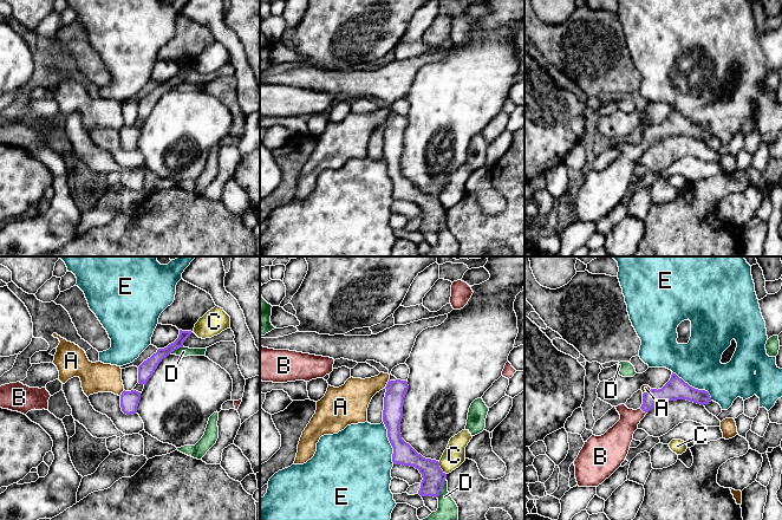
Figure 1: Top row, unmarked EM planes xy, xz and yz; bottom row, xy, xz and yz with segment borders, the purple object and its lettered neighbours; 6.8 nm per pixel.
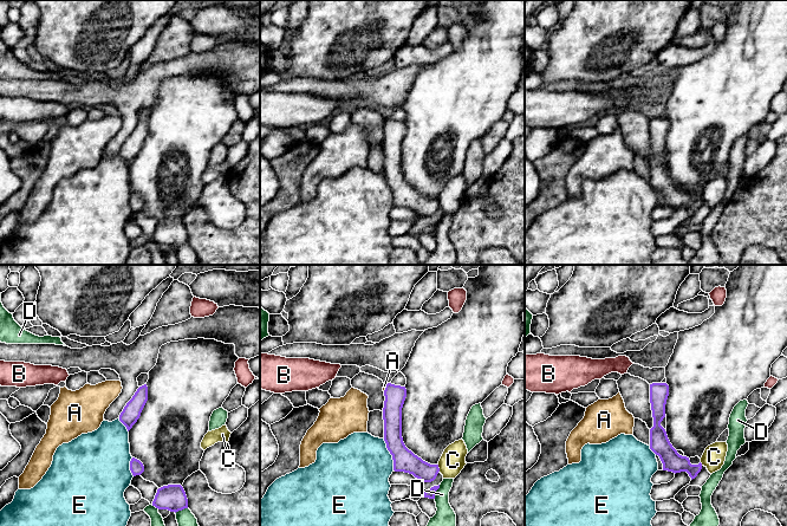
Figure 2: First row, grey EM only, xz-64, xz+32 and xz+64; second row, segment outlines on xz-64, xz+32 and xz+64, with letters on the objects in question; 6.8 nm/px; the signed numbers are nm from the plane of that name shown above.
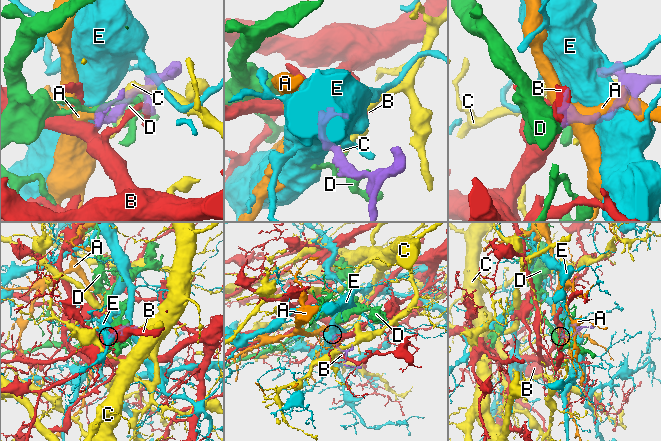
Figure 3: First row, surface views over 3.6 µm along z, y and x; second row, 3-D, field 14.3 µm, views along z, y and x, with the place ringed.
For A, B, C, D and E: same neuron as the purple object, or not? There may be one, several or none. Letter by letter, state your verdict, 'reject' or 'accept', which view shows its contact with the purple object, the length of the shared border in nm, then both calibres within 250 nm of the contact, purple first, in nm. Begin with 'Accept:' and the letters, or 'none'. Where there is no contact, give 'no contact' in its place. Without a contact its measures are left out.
Accept: B
A: reject | xz | 70 nm | 140/220 nm
B: accept | yz | 60 nm | 140/170 nm
C: reject | xz | 100 nm | 150/150 nm
D: reject | xz | 160 nm | 150/140 nm
E: reject | yz | 340 nm | 150/300 nm

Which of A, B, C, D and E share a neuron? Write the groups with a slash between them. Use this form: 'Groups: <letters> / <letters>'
Groups: A / B / C / D / E

